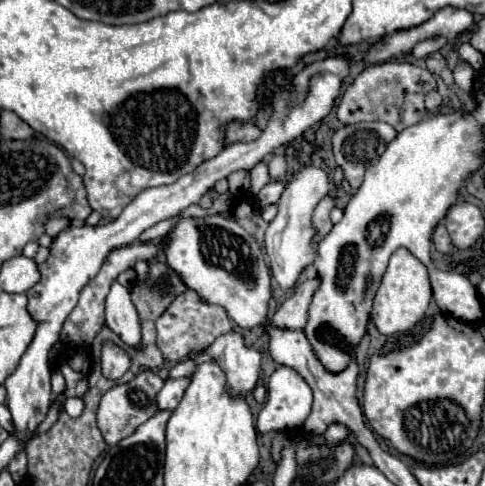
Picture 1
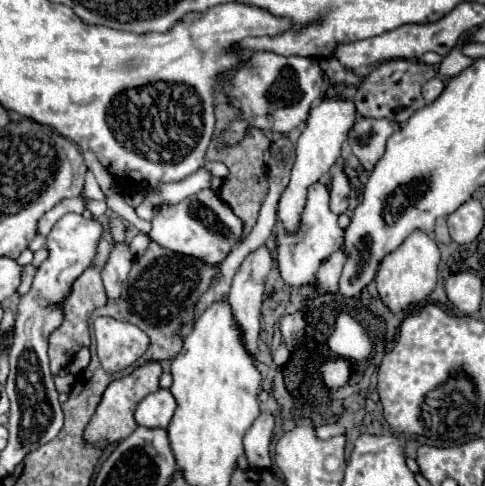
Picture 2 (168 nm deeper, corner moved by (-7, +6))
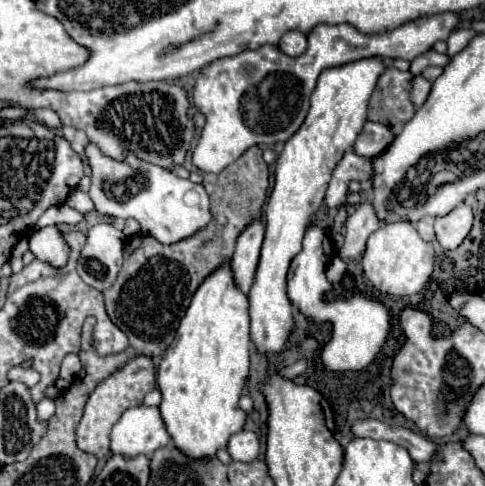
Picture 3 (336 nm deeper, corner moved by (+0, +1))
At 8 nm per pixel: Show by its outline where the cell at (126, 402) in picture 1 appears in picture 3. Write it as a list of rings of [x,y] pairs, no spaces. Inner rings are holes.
[[[147,356],[133,358],[131,362],[127,362],[125,368],[121,368],[121,370],[113,372],[109,378],[105,378],[93,390],[93,394],[87,400],[85,414],[83,414],[83,418],[79,422],[79,428],[77,428],[77,440],[75,440],[77,448],[83,450],[83,452],[91,452],[97,458],[109,456],[111,454],[111,450],[109,450],[109,434],[111,434],[113,424],[121,418],[121,414],[127,408],[143,404],[143,398],[151,388],[155,388],[155,364]]]

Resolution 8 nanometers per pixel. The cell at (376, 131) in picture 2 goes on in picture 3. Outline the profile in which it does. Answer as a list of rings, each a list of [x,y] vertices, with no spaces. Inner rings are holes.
[[[365,122],[361,134],[355,140],[353,152],[359,154],[359,156],[363,156],[363,158],[375,158],[391,142],[393,142],[393,132],[387,126],[375,124],[375,122]]]

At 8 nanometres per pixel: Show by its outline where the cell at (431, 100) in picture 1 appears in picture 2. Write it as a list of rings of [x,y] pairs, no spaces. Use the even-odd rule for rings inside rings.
[[[432,77],[430,81],[426,81],[422,85],[422,95],[424,95],[426,103],[432,103],[442,91],[444,91],[444,83],[440,81],[440,77]]]

